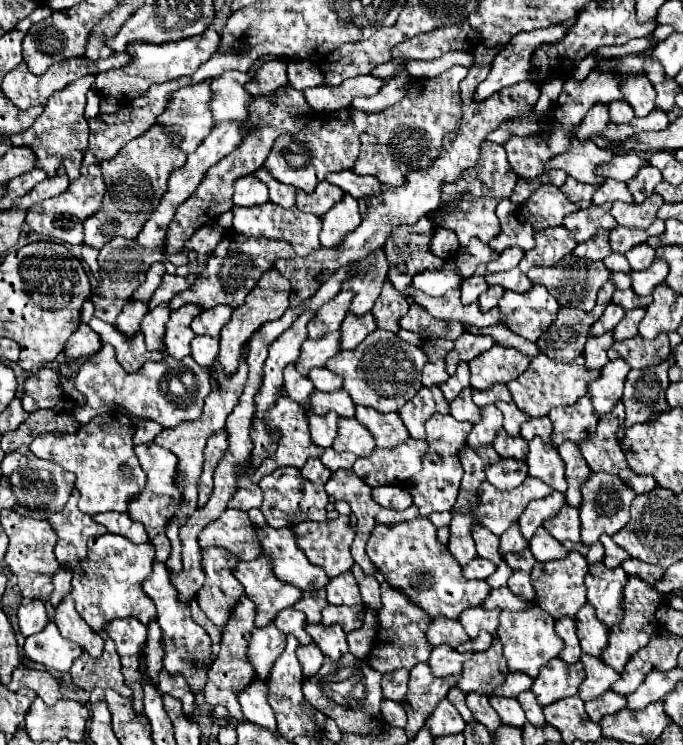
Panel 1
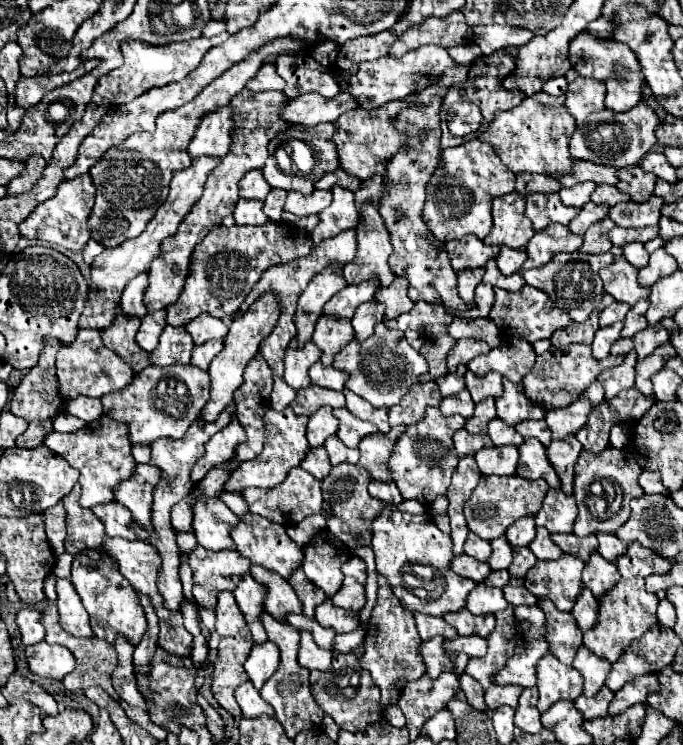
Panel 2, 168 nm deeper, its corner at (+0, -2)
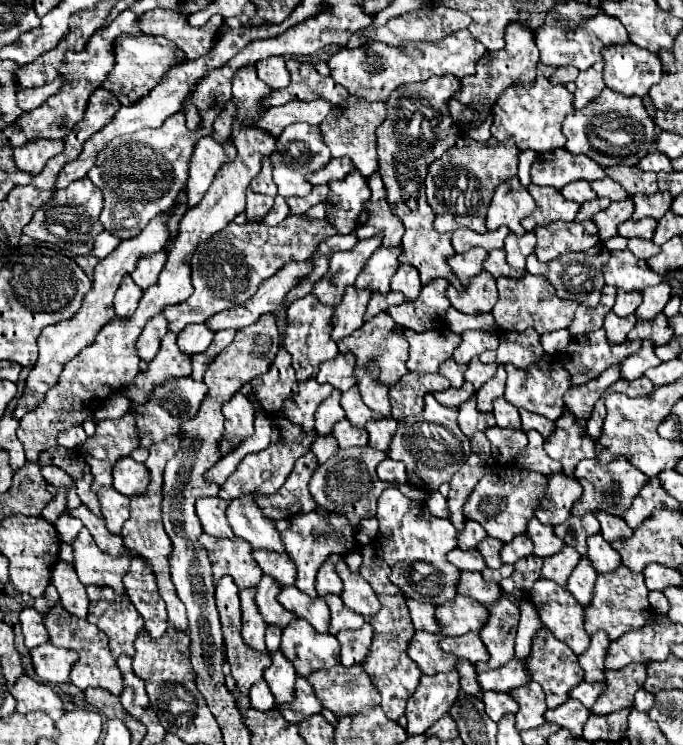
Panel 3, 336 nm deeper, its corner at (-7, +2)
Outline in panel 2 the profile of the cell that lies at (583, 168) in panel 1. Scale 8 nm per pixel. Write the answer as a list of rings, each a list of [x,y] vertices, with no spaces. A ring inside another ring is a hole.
[[[546,92],[528,96],[520,106],[496,112],[490,126],[478,138],[488,142],[514,174],[536,172],[546,176],[564,176],[574,166],[574,156],[570,156],[570,136],[576,128],[576,120],[566,110],[564,100],[566,96],[554,98]]]

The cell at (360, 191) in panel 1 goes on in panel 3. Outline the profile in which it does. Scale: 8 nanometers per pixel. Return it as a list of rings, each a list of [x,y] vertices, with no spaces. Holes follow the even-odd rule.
[[[333,158],[325,168],[317,170],[317,172],[311,172],[311,176],[307,178],[309,184],[317,186],[317,184],[327,184],[331,180],[341,180],[345,178],[351,170],[355,170],[353,162],[349,158]]]

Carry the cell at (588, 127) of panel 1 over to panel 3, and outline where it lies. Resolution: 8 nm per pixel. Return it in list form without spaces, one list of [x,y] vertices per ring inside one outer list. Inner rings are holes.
[[[597,62],[593,64],[593,68],[587,68],[583,72],[579,72],[577,80],[577,90],[575,90],[575,108],[583,108],[585,104],[589,104],[593,98],[597,98],[603,88],[605,88],[605,82],[603,82],[603,64]]]

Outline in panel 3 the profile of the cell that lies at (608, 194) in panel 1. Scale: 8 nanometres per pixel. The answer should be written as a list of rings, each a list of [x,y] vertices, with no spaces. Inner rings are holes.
[[[603,178],[603,180],[595,180],[591,184],[593,192],[599,196],[599,198],[609,198],[609,200],[625,200],[627,192],[621,188],[621,184],[617,184],[615,180],[611,178]]]

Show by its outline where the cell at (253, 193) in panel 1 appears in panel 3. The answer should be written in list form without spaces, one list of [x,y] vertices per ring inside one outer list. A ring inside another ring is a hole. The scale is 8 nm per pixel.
[[[269,156],[263,160],[263,168],[261,172],[251,180],[251,186],[249,186],[253,192],[259,192],[259,194],[267,194],[267,196],[277,196],[277,186],[273,184],[273,178],[271,178],[271,160]]]

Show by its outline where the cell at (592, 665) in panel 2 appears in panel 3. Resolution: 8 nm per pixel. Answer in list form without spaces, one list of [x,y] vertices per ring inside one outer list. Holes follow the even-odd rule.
[[[595,632],[591,636],[591,646],[587,648],[587,652],[583,652],[579,656],[579,666],[585,672],[585,680],[589,682],[603,682],[603,660],[607,654],[607,646],[609,646],[609,638],[605,636],[605,632]]]

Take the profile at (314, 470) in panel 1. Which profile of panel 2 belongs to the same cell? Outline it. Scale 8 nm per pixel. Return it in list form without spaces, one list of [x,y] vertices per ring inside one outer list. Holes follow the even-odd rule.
[[[320,446],[320,448],[312,448],[306,458],[302,460],[300,464],[306,472],[310,472],[314,478],[318,480],[324,480],[328,474],[330,474],[330,462],[328,462],[328,454],[326,454],[326,448]]]

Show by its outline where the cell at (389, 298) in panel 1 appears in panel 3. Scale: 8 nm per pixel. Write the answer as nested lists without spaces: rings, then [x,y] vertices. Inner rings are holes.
[[[401,264],[399,270],[395,272],[395,276],[391,278],[391,290],[403,292],[407,300],[417,298],[419,290],[421,290],[421,280],[419,280],[417,268],[413,268],[411,264]]]

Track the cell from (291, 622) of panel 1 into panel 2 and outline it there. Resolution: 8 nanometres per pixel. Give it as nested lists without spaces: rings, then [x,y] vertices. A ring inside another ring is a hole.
[[[252,566],[250,572],[260,584],[264,584],[268,588],[264,608],[266,608],[266,612],[270,612],[270,616],[286,622],[286,614],[290,614],[290,612],[302,614],[302,604],[294,592],[294,588],[290,588],[290,584],[282,576],[276,576],[274,572],[264,570],[260,566]]]

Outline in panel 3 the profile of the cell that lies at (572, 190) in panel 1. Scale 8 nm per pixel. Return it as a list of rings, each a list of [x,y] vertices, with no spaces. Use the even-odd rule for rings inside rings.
[[[585,180],[567,184],[561,192],[563,192],[563,196],[565,196],[567,200],[573,200],[573,202],[577,202],[577,204],[583,204],[583,202],[587,202],[587,200],[595,200],[595,198],[597,198],[597,194],[593,194],[589,182],[585,182]]]

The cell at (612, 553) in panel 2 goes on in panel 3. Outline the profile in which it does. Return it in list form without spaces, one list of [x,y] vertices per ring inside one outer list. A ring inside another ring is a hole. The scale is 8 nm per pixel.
[[[593,512],[595,518],[601,524],[601,534],[607,542],[613,542],[617,538],[629,538],[631,536],[631,528],[625,524],[623,518],[619,516],[609,516],[609,512]]]

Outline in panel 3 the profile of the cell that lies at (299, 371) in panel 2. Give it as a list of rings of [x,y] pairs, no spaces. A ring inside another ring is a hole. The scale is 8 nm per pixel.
[[[309,294],[305,298],[295,300],[289,306],[289,324],[285,328],[283,336],[283,348],[291,354],[291,364],[297,372],[297,380],[305,382],[317,374],[317,368],[321,362],[331,360],[337,356],[337,344],[331,338],[331,320],[333,320],[333,308],[321,304],[317,296]]]

